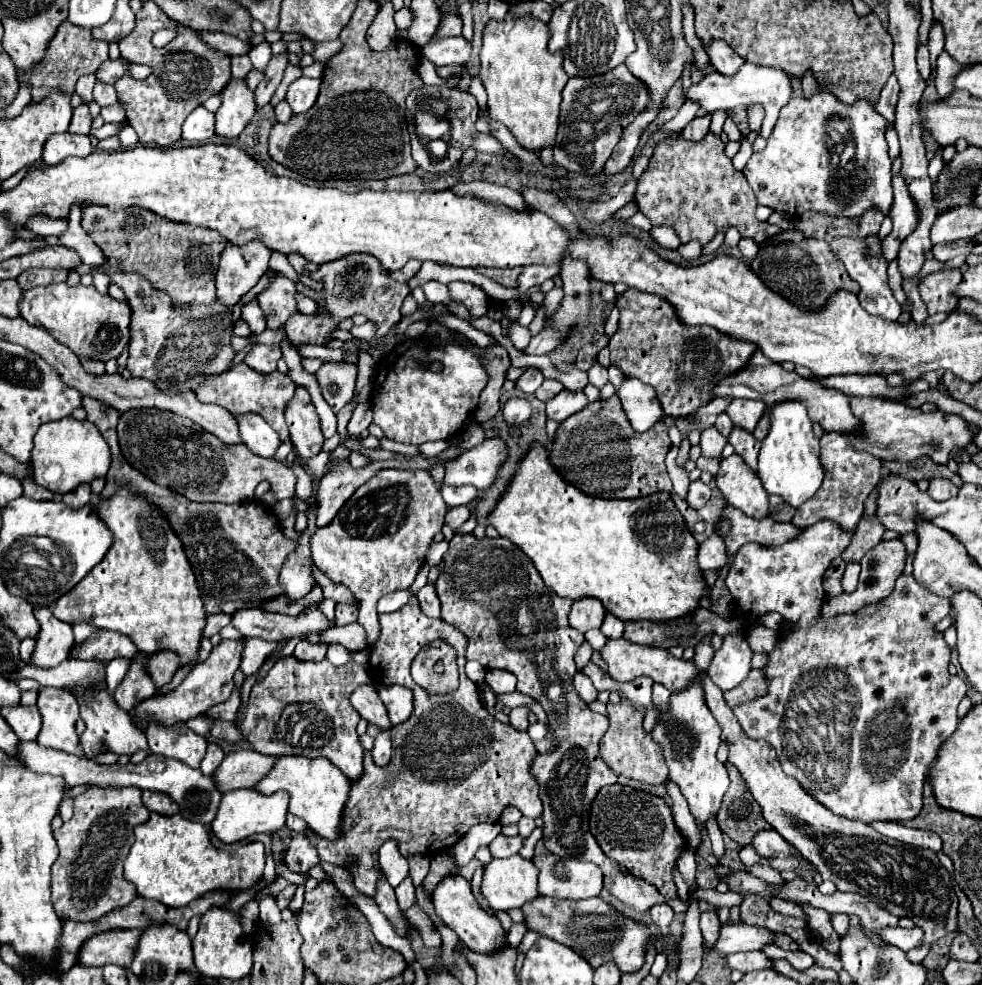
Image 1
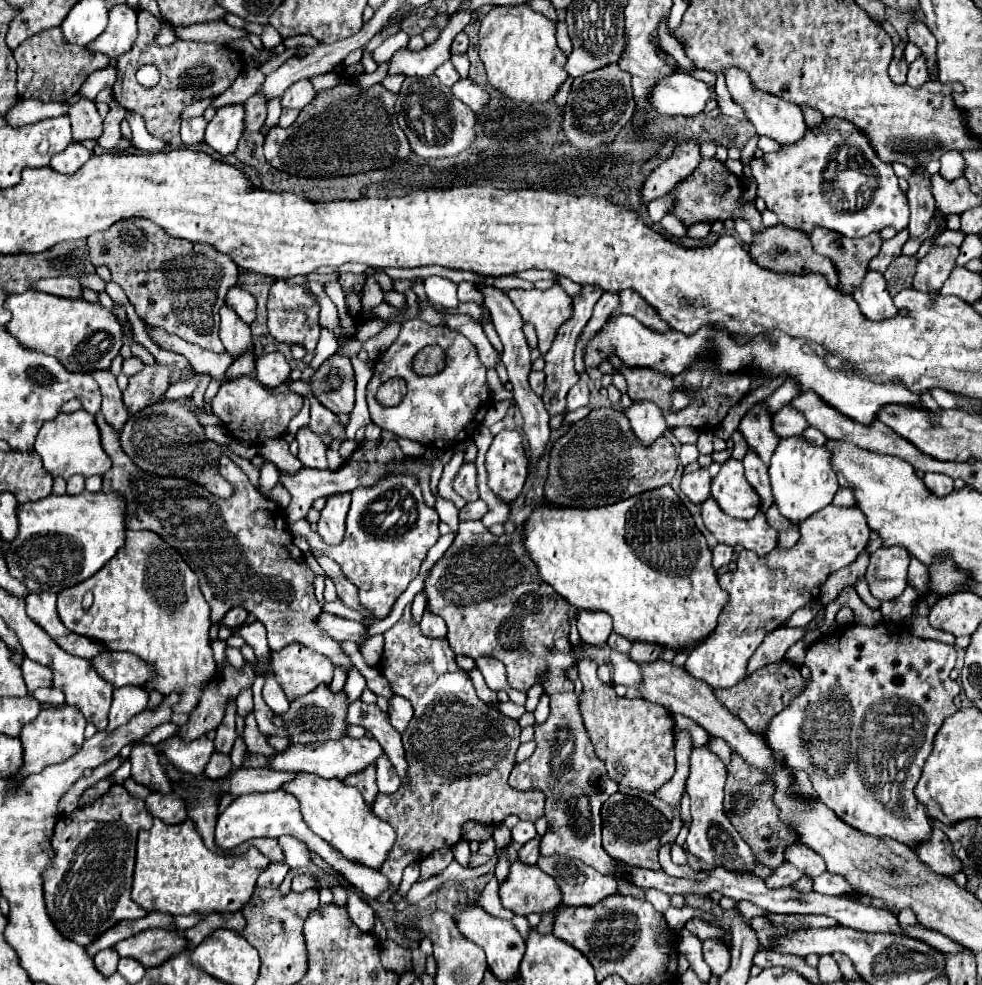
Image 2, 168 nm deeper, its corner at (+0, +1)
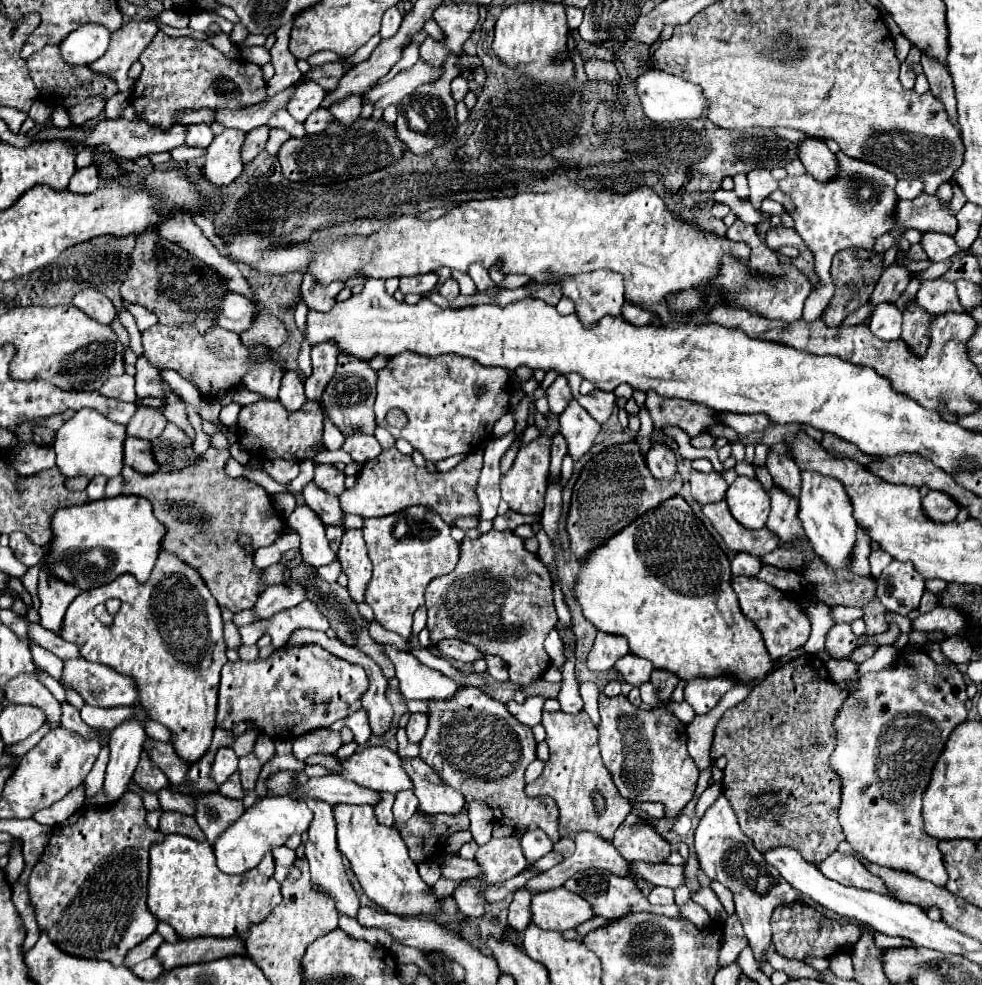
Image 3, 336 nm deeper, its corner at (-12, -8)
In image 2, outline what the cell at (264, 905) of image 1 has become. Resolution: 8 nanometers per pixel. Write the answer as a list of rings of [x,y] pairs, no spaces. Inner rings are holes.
[[[271,863],[257,879],[257,889],[277,889],[285,875],[289,871],[289,865],[277,865],[277,863]]]

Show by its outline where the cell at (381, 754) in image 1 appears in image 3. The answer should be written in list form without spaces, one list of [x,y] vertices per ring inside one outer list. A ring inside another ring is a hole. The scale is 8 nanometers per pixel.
[[[411,790],[395,794],[395,804],[393,804],[393,814],[395,814],[395,824],[397,828],[417,812],[417,796]]]

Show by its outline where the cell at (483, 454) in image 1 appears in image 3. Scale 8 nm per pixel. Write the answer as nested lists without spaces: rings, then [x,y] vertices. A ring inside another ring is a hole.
[[[541,434],[533,442],[525,444],[517,458],[513,468],[501,478],[501,492],[503,500],[509,504],[509,510],[519,514],[539,514],[543,510],[543,494],[547,488],[547,476],[549,476],[549,460],[551,460],[551,436]]]

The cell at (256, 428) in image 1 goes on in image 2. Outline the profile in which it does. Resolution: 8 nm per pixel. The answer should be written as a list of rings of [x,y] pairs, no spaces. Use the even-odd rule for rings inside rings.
[[[281,437],[265,439],[259,447],[259,455],[265,457],[267,461],[275,463],[281,471],[287,471],[287,473],[295,473],[303,467],[301,461],[289,453],[289,445]]]

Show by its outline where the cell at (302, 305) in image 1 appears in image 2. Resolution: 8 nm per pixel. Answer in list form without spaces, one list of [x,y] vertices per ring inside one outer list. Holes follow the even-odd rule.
[[[321,327],[319,342],[314,351],[315,356],[310,362],[311,367],[317,370],[326,359],[337,351],[338,347],[338,342],[333,333]]]

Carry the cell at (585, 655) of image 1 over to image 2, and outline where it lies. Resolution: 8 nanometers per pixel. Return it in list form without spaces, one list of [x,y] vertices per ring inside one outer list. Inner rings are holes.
[[[591,659],[577,661],[579,681],[583,683],[581,715],[595,747],[597,757],[605,763],[609,777],[619,785],[655,793],[675,773],[675,751],[673,751],[673,719],[667,709],[637,699],[619,699],[613,685],[605,685],[597,677],[597,663]]]

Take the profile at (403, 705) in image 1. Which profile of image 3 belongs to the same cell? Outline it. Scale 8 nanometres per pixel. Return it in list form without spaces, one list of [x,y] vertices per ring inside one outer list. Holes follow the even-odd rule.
[[[411,714],[407,724],[407,738],[413,744],[419,744],[427,732],[427,714]]]

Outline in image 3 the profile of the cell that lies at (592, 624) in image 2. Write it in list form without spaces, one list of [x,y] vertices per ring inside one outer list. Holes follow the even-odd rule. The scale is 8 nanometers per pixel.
[[[599,632],[595,638],[595,644],[593,644],[593,650],[589,652],[587,666],[591,670],[611,670],[615,666],[615,662],[619,658],[623,658],[623,654],[629,654],[627,640],[613,636],[613,634]]]

